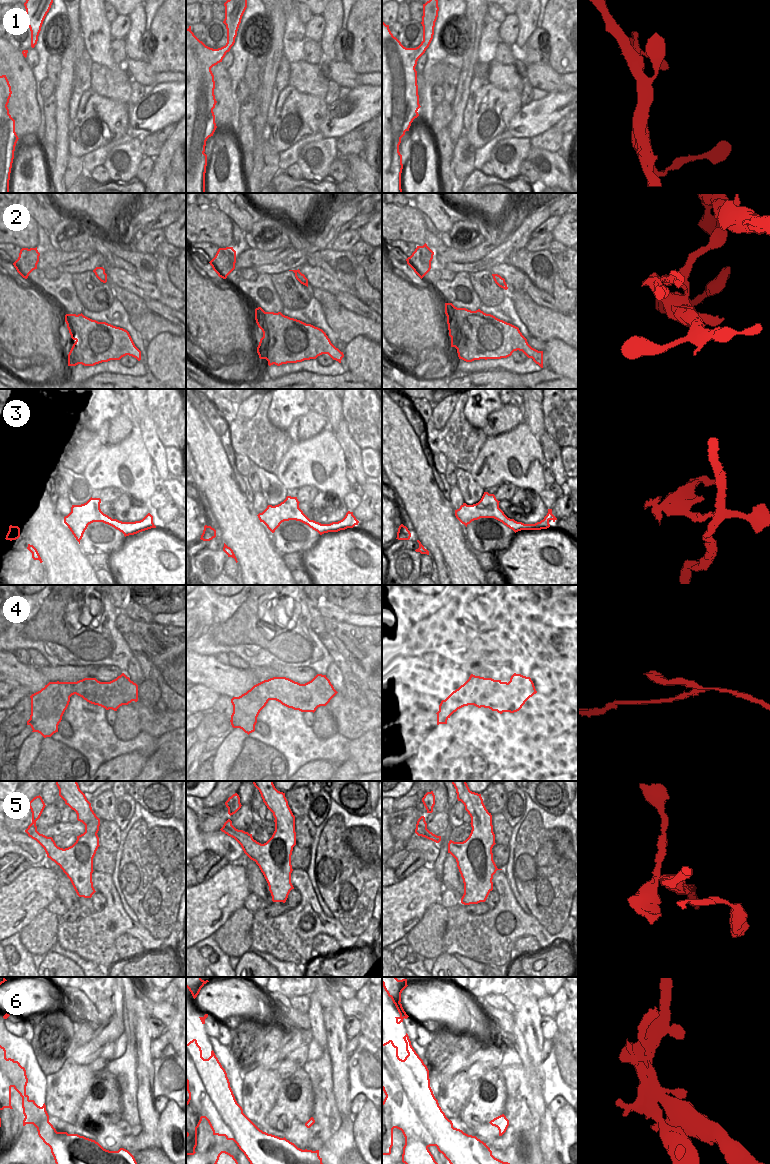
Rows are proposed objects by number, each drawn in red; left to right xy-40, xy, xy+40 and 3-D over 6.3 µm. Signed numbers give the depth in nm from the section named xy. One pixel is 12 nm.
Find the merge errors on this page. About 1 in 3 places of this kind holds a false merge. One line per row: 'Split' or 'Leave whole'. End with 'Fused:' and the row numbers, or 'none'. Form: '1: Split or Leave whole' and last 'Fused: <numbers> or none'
1: Leave whole
2: Split
3: Leave whole
4: Leave whole
5: Leave whole
6: Split
Fused: 2, 6.

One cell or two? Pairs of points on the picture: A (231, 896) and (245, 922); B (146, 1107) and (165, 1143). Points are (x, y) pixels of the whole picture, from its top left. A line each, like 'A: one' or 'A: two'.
A: two
B: two

